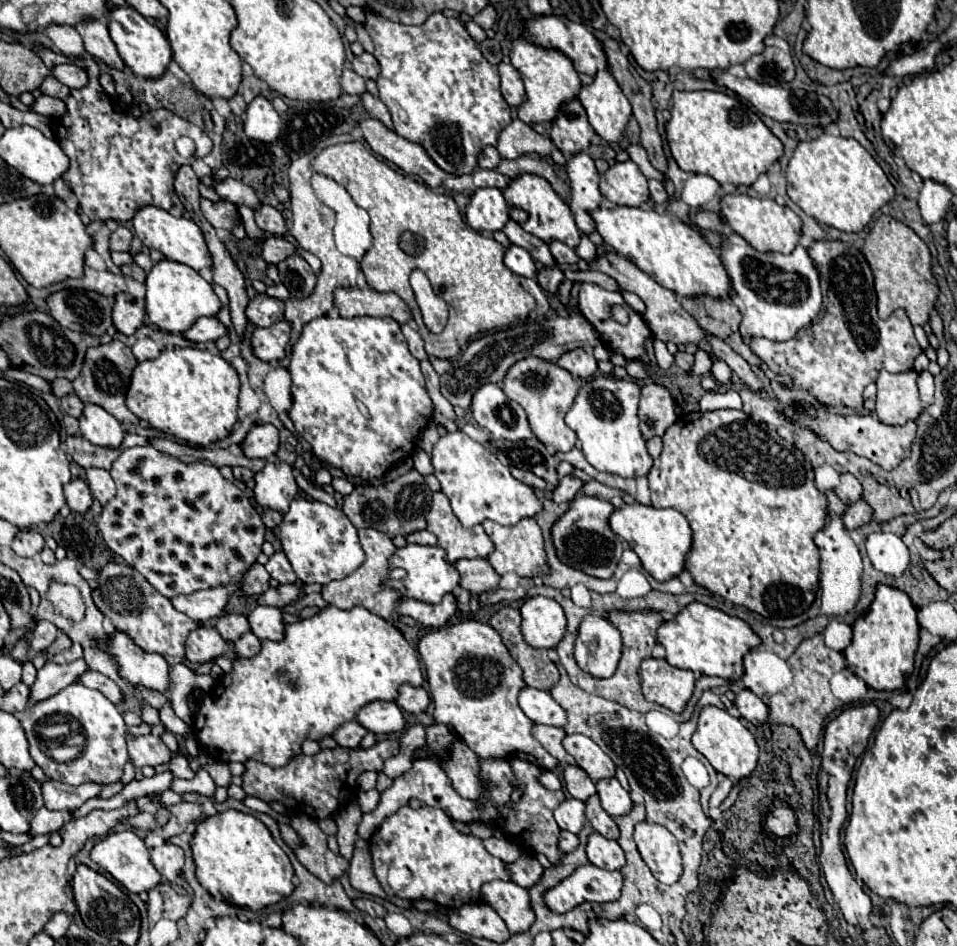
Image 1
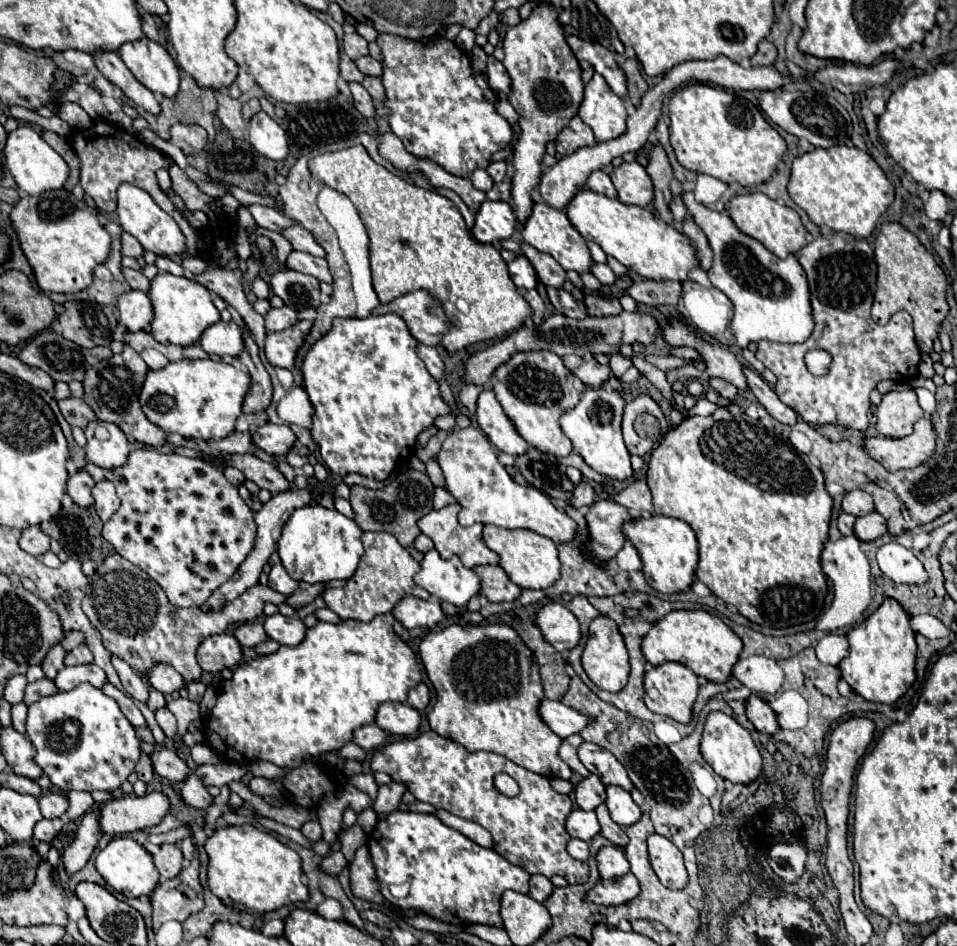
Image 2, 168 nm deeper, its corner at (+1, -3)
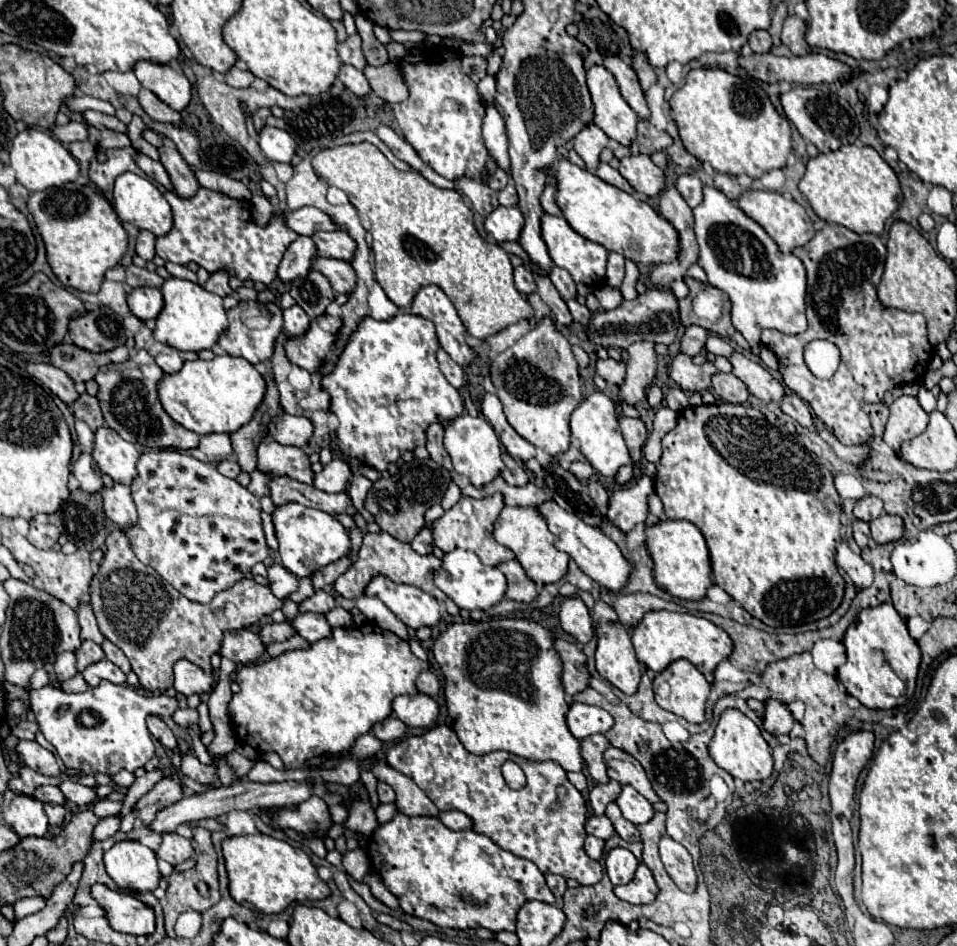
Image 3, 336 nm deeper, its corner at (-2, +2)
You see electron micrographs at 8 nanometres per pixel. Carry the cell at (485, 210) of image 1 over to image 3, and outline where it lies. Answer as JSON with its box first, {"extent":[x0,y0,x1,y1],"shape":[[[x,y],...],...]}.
{"extent":[485,207,523,241],"shape":[[[497,207],[485,217],[485,231],[495,241],[515,241],[519,239],[521,227],[523,227],[523,215],[519,207]]]}

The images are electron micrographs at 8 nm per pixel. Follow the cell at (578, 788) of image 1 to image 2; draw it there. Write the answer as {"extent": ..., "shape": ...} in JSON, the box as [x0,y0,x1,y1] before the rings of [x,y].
{"extent":[574,774,606,810],"shape":[[[592,774],[574,788],[574,796],[576,796],[576,804],[582,810],[596,810],[606,800],[606,786],[596,774]]]}

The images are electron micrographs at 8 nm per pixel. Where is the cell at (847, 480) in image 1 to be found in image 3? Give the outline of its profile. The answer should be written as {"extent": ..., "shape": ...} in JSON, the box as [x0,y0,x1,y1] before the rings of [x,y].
{"extent":[853,495,883,521],"shape":[[[865,495],[853,507],[853,515],[857,519],[863,519],[863,521],[871,521],[871,519],[879,517],[881,513],[883,513],[883,501],[879,497],[873,497],[873,495]]]}

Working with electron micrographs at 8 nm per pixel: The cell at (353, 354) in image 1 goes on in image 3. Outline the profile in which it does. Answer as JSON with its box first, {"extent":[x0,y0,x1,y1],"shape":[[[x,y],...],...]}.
{"extent":[321,313,463,473],"shape":[[[397,313],[397,315],[395,315],[393,319],[389,319],[389,321],[375,321],[375,319],[371,319],[371,317],[361,319],[359,327],[351,333],[351,337],[349,337],[349,341],[347,341],[347,345],[345,345],[341,357],[337,359],[333,371],[321,379],[321,387],[323,387],[323,389],[329,393],[329,397],[331,397],[331,407],[329,407],[329,411],[335,413],[337,419],[339,419],[339,427],[337,427],[337,431],[335,431],[335,433],[337,433],[337,447],[339,447],[339,451],[341,451],[347,459],[357,459],[359,463],[363,463],[363,465],[367,465],[367,467],[371,467],[371,469],[383,473],[391,463],[397,463],[397,459],[399,459],[403,453],[413,451],[413,449],[419,447],[419,445],[425,445],[425,429],[427,429],[431,423],[439,423],[439,421],[443,421],[443,419],[455,419],[455,417],[459,417],[459,415],[463,413],[463,401],[461,401],[459,391],[457,391],[455,387],[451,387],[451,385],[447,383],[447,379],[443,377],[443,373],[439,371],[439,365],[437,365],[437,359],[435,359],[435,351],[437,351],[437,349],[439,349],[439,341],[437,341],[437,335],[435,335],[435,325],[433,325],[431,321],[419,317],[419,315],[413,315],[413,313]]]}

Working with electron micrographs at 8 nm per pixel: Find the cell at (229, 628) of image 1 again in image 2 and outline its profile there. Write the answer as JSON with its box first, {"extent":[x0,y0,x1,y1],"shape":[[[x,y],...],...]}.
{"extent":[232,622,268,648],"shape":[[[246,622],[246,624],[240,624],[238,628],[232,630],[232,634],[246,648],[256,648],[258,644],[262,644],[262,642],[268,640],[268,634],[264,632],[262,622]]]}

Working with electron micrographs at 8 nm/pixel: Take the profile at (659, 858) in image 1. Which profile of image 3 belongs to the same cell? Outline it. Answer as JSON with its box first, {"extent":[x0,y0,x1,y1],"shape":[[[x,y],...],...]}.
{"extent":[659,835,697,891],"shape":[[[665,835],[659,841],[659,855],[665,865],[665,871],[675,881],[675,885],[683,891],[695,891],[697,875],[695,875],[689,851],[681,843]]]}

